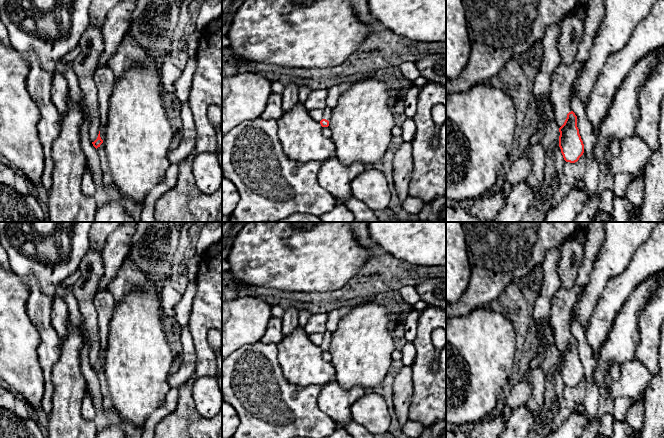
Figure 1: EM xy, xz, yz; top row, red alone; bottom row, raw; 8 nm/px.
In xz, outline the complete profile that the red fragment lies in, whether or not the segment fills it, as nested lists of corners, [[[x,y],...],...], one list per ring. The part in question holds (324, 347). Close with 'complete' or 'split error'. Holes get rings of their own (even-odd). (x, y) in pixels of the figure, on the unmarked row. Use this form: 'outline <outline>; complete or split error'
outline [[[327,330],[323,333],[322,344],[320,345],[320,348],[321,348],[322,351],[328,351],[329,350],[331,338],[332,338],[332,332]]]; split error

